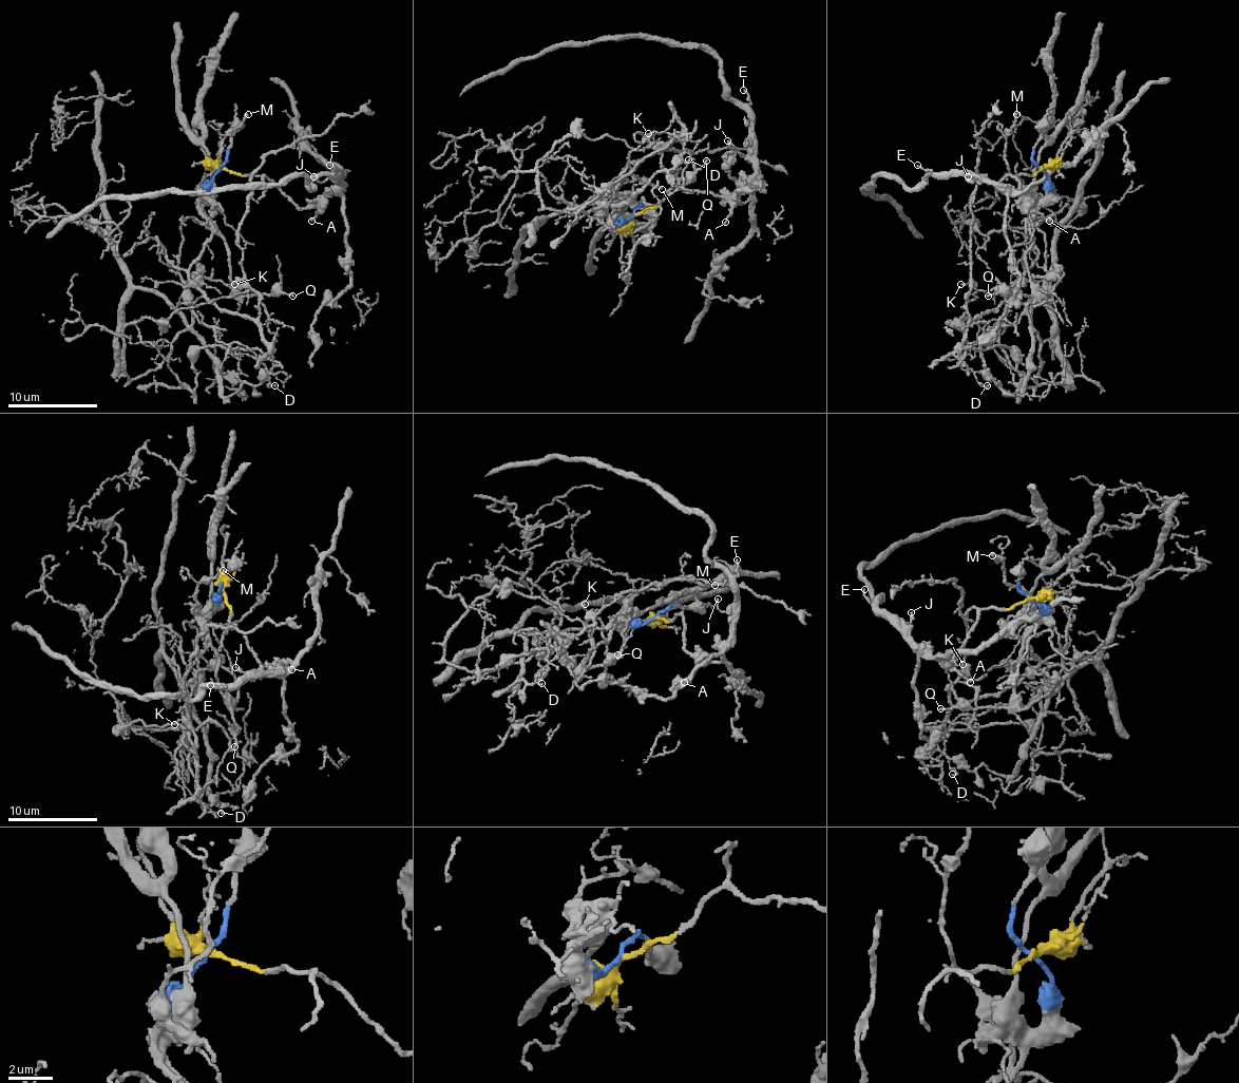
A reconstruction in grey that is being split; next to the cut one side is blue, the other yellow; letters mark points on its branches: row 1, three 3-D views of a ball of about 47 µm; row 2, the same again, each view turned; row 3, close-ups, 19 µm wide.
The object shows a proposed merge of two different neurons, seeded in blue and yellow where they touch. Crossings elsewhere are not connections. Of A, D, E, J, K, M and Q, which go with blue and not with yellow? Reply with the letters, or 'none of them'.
D, K, M, Q

